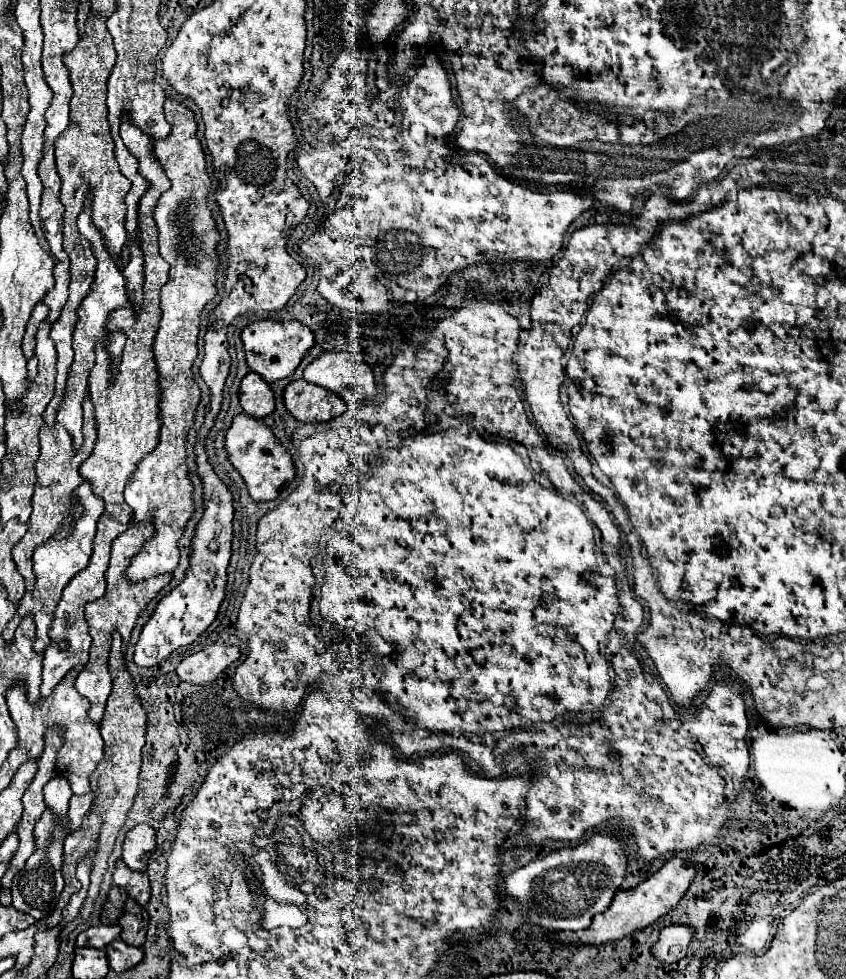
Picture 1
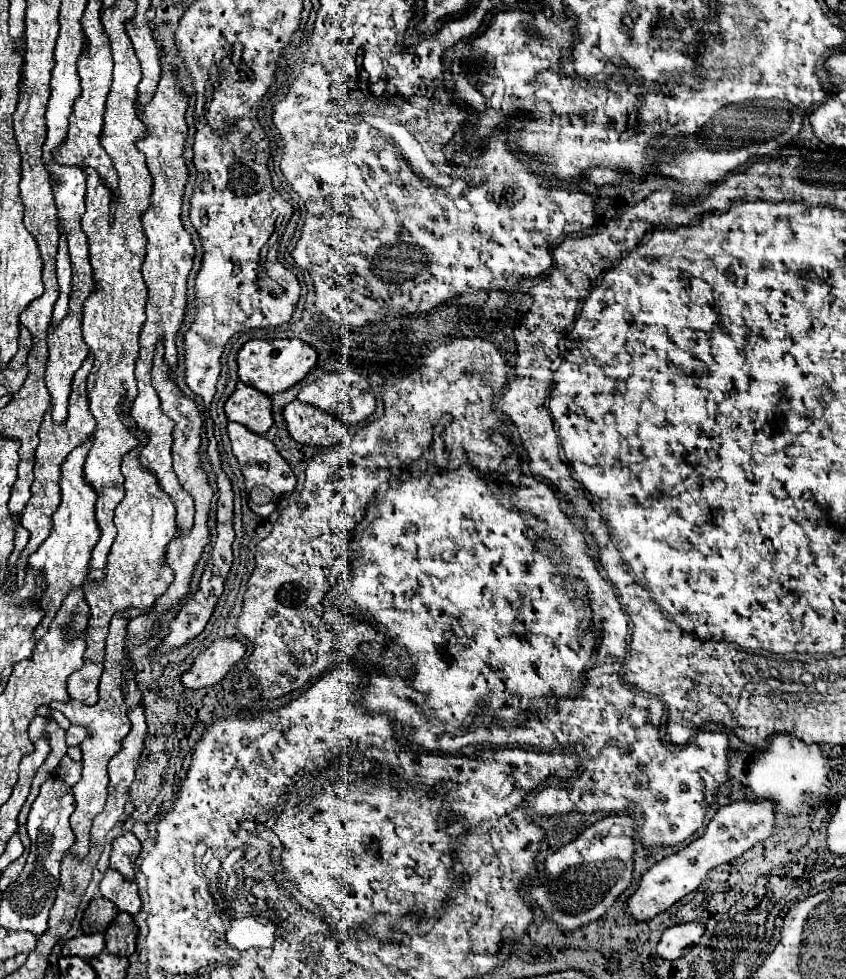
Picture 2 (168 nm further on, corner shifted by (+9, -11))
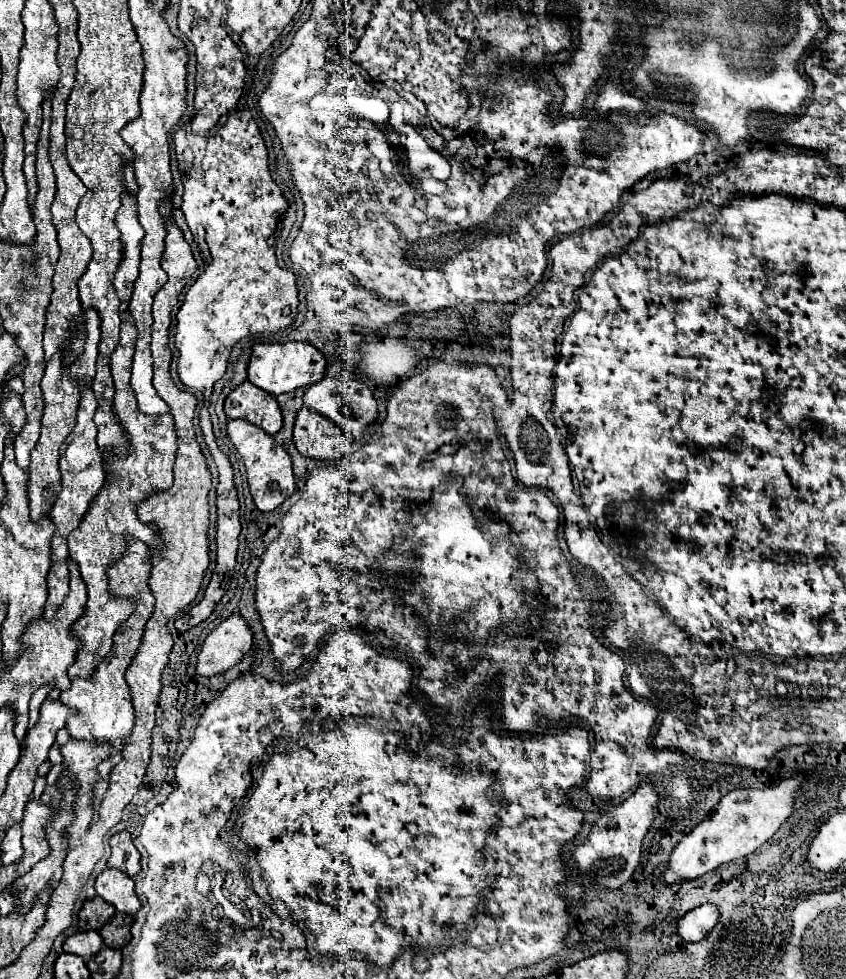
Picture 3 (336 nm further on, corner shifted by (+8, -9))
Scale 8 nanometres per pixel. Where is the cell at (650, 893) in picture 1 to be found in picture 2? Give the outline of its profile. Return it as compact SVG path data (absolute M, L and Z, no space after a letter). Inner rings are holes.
M743 800L743 802L729 802L727 806L721 806L717 814L711 818L703 836L693 840L677 854L663 858L661 862L657 862L657 866L653 866L649 872L643 874L643 886L639 886L627 902L629 914L635 920L647 920L667 910L679 898L697 890L711 868L723 862L731 862L737 856L751 850L755 844L767 840L773 834L771 824L775 824L775 804L771 800L763 800L763 802Z

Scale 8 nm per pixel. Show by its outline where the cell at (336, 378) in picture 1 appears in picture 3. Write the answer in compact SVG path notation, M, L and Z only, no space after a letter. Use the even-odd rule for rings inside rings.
M322 378L320 382L306 388L304 406L330 418L332 422L336 422L344 432L348 432L354 438L362 438L366 428L378 416L378 408L376 408L376 400L372 396L372 390L360 380L352 380L350 384L344 384L344 382L340 382L340 378Z

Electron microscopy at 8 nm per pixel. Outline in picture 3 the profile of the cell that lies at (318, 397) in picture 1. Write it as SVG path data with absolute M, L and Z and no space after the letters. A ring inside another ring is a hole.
M300 408L294 422L294 444L302 456L308 458L326 458L334 460L340 456L352 454L352 438L338 428L338 424L330 424L326 416Z

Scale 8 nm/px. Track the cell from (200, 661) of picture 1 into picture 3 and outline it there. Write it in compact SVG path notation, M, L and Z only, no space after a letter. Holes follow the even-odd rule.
M232 614L222 624L218 624L202 644L198 654L196 674L198 676L216 676L236 666L242 656L252 646L252 632L246 622Z

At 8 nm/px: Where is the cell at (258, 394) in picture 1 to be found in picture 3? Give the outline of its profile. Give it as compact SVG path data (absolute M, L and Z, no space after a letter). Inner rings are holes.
M252 382L234 388L226 402L224 412L228 418L242 418L262 428L266 434L276 434L282 428L282 414L274 396L258 390Z

